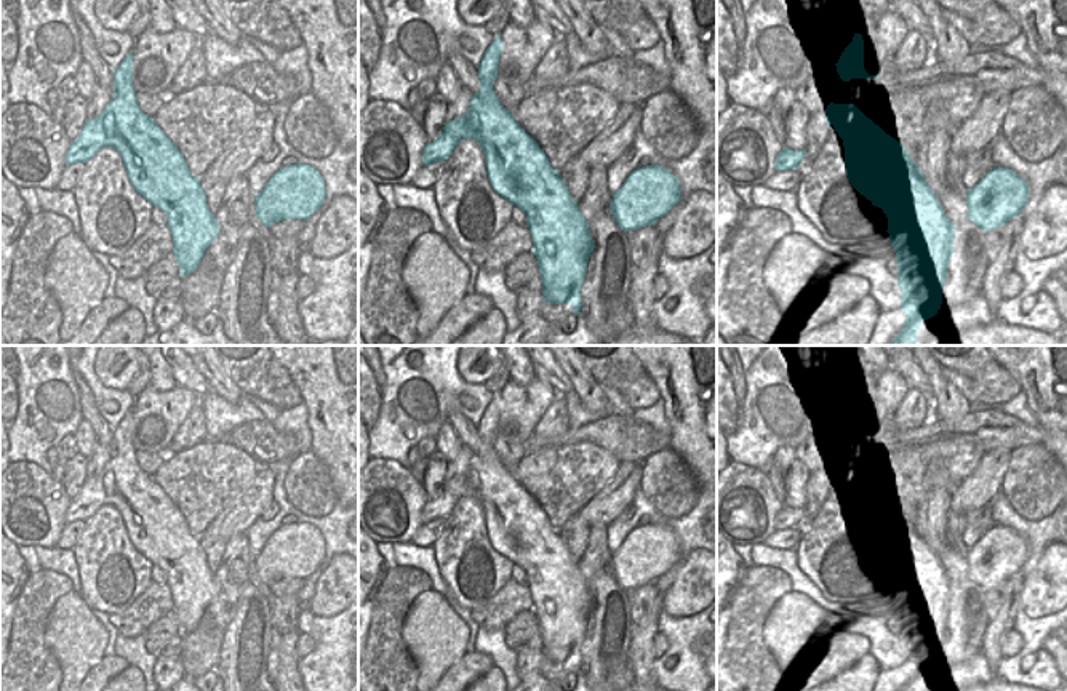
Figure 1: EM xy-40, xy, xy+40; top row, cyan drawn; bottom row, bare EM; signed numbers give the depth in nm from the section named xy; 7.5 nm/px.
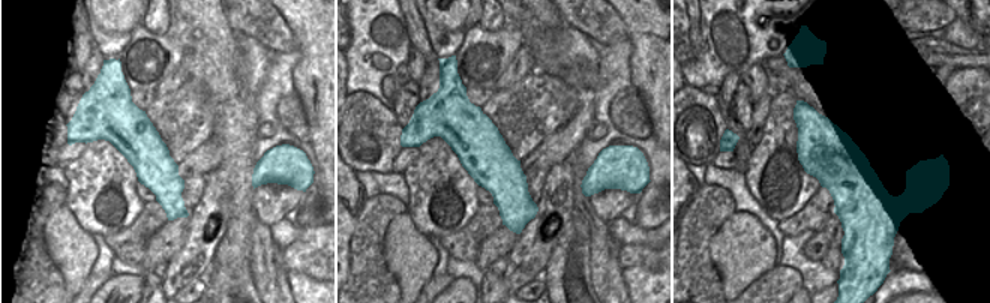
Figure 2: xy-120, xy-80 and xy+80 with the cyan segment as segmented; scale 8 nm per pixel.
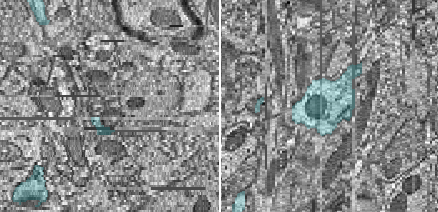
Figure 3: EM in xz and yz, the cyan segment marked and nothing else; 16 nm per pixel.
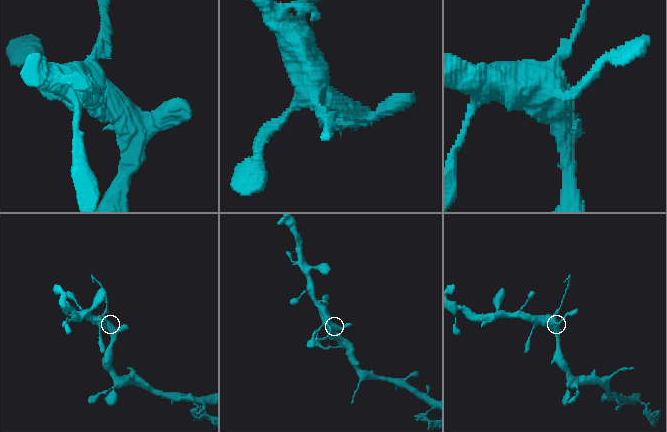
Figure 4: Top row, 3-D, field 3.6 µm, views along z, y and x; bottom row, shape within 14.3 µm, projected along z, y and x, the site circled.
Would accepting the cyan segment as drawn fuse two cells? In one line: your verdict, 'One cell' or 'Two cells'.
Two cells.

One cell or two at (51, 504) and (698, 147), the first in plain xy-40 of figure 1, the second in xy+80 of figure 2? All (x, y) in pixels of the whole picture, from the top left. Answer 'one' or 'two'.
one

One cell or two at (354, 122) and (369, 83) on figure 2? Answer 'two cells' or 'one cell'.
two cells

